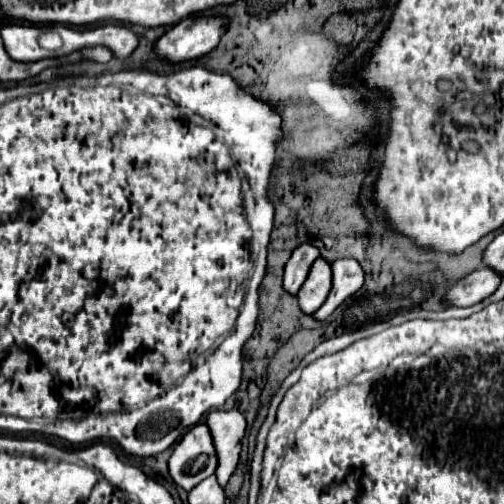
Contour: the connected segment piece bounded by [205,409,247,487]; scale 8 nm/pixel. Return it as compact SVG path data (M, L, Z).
M211 411L205 417L205 423L211 429L213 443L219 455L219 467L215 471L219 485L227 485L231 475L235 473L239 465L239 455L241 455L241 439L247 429L245 417L237 411Z

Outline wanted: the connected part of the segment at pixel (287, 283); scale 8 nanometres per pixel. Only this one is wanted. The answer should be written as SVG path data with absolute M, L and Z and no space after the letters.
M299 245L293 251L291 259L285 265L285 279L283 279L285 291L295 295L301 289L301 285L305 283L305 279L309 275L309 269L317 257L319 257L319 249L315 245Z

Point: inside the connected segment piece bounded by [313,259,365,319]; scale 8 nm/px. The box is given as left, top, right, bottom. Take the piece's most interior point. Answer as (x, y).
(348, 277)

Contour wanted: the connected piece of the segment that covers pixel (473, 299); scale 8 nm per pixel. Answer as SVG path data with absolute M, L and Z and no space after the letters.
M481 267L471 275L463 277L461 281L457 281L453 287L449 287L445 299L449 305L469 307L493 295L499 283L501 283L501 273L497 273L491 267Z

